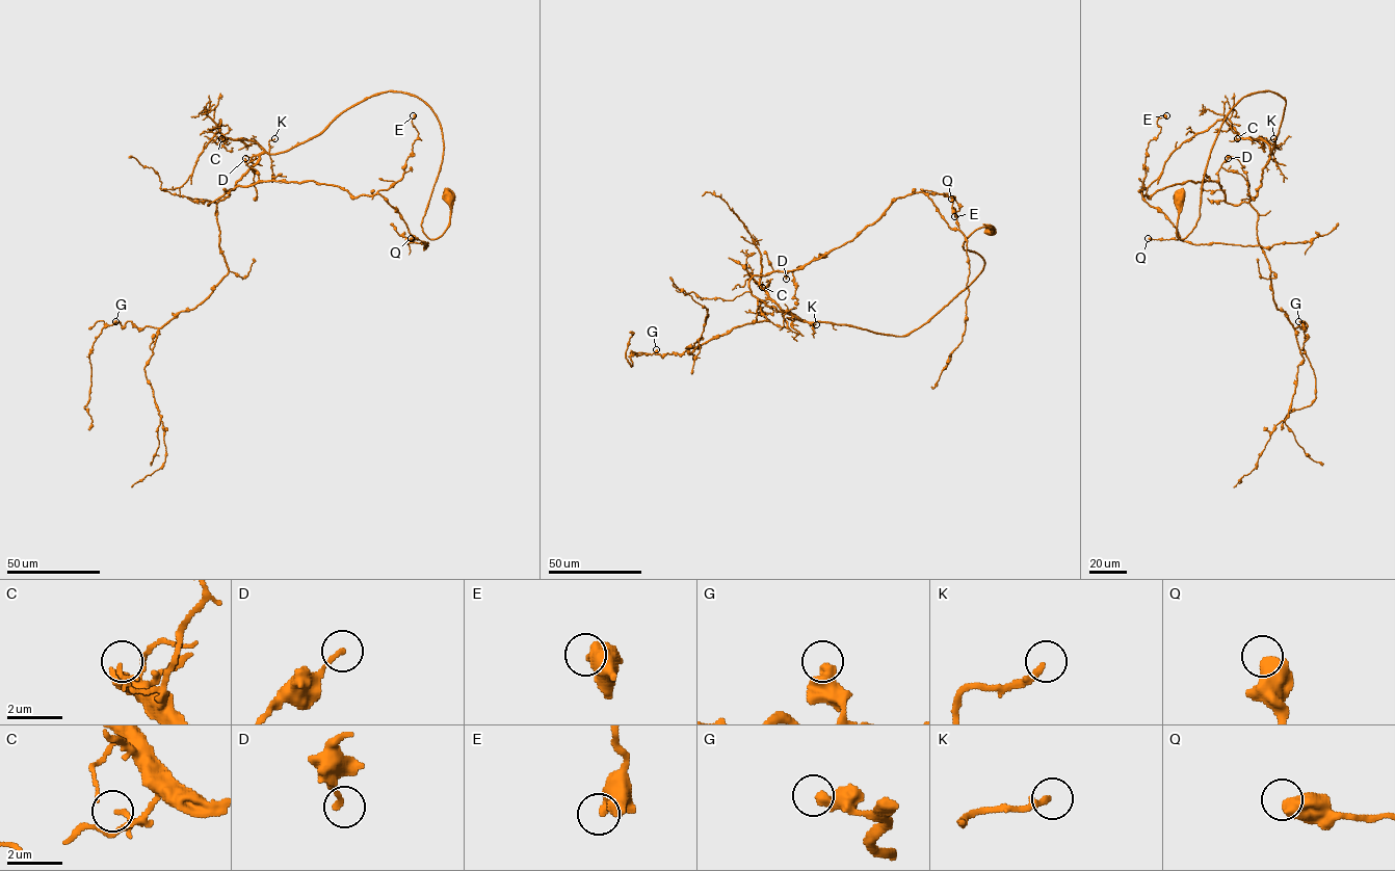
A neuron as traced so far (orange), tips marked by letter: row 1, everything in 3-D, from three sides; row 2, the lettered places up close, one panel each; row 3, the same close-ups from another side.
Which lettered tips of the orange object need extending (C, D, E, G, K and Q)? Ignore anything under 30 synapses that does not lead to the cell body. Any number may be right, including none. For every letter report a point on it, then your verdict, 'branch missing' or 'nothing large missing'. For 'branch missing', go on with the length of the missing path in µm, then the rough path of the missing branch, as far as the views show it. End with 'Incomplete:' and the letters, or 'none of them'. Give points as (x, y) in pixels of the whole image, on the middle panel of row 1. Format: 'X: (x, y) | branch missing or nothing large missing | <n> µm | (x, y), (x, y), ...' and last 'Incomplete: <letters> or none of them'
C: (762, 287) | nothing large missing
D: (786, 279) | nothing large missing
E: (954, 216) | nothing large missing
G: (656, 349) | nothing large missing
K: (816, 324) | nothing large missing
Q: (951, 199) | nothing large missing
Incomplete: none of them

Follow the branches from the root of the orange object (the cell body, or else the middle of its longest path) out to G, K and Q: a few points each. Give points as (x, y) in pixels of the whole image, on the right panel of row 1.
G: (1179, 196), (1184, 239), (1227, 114), (1258, 91), (1285, 101), (1249, 203), (1275, 306), (1298, 321)
K: (1179, 196), (1184, 239), (1199, 216), (1219, 127), (1244, 97), (1269, 90), (1285, 101), (1271, 153), (1273, 138)
Q: (1179, 196), (1184, 239), (1227, 114), (1285, 101), (1257, 194), (1141, 193), (1179, 238), (1148, 238)

